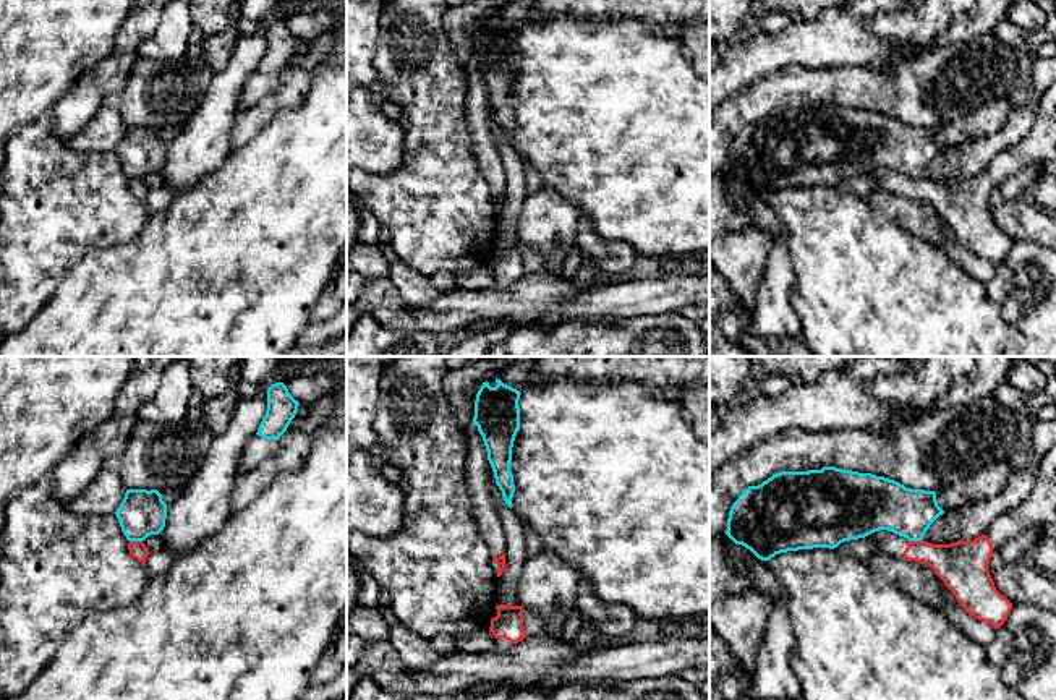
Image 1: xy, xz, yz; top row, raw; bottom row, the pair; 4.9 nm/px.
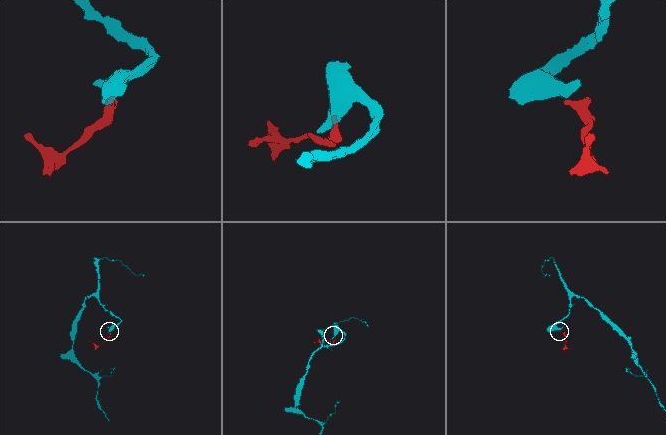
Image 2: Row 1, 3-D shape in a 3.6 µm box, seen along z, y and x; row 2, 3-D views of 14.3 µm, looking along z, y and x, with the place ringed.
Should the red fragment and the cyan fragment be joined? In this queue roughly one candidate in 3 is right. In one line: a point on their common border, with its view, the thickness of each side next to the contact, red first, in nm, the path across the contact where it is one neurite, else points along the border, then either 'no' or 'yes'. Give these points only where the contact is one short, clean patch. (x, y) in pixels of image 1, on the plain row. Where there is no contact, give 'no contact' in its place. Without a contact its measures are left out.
contact yz (915, 179); calibres 220 and 260 nm; border yz (922, 175), (909, 179); no

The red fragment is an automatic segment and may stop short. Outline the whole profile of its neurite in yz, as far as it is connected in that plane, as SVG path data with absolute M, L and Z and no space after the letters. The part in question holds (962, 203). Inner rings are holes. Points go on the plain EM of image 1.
M1056 81L1037 99L1028 134L994 156L986 170L972 178L931 181L923 177L909 178L888 167L865 175L878 190L930 203L970 253L999 266L1011 251L1012 240L996 227L990 212L993 186L1027 167L1041 172L1051 160L1056 160Z

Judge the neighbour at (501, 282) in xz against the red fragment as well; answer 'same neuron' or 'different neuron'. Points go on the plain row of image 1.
same neuron

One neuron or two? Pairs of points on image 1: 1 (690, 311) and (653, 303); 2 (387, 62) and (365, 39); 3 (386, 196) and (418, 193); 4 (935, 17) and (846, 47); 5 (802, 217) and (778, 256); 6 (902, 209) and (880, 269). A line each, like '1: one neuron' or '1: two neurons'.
1: two neurons
2: two neurons
3: one neuron
4: two neurons
5: two neurons
6: two neurons

